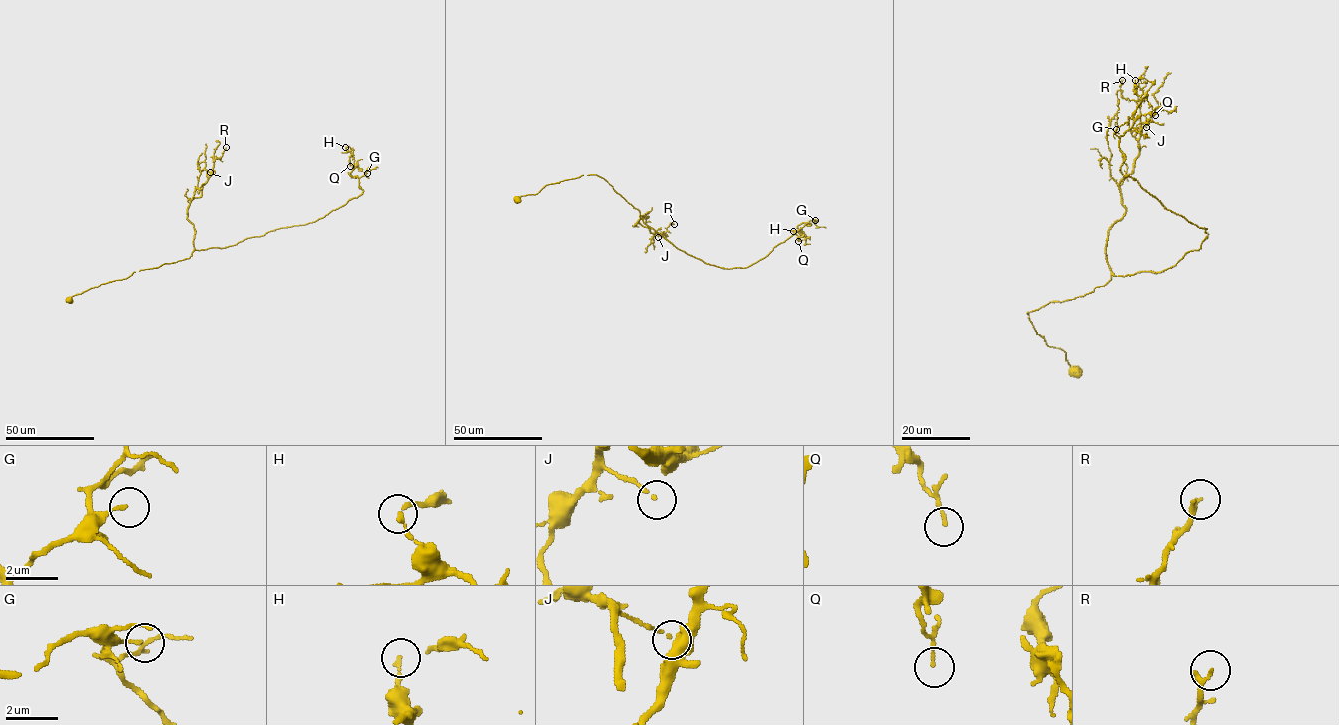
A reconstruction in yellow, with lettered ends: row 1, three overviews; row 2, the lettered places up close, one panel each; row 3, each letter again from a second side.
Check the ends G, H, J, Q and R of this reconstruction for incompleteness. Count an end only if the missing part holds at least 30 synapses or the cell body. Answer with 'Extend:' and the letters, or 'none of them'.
Extend: none of them

